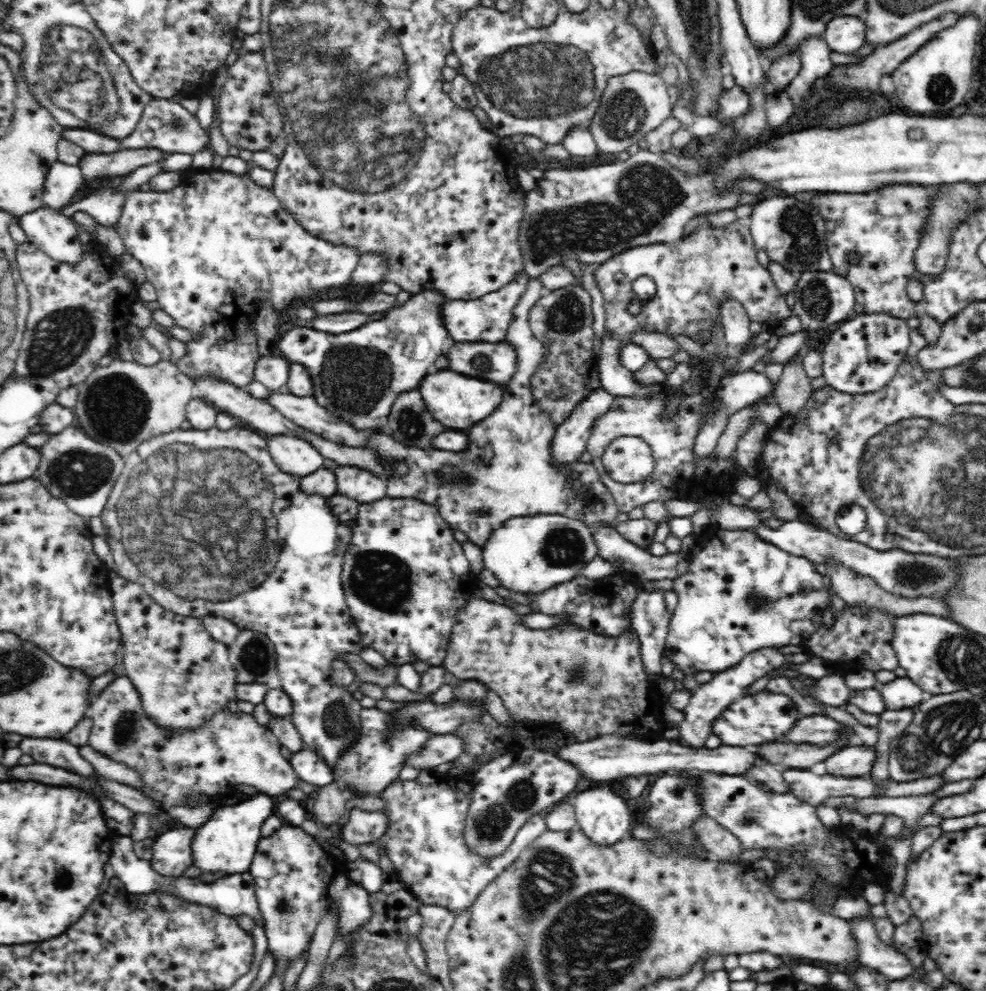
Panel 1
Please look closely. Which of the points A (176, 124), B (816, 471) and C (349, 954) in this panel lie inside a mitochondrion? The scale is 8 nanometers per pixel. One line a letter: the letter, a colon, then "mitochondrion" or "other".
A: mitochondrion
B: other
C: other

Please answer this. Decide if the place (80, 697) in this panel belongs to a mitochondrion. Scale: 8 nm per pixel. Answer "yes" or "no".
no

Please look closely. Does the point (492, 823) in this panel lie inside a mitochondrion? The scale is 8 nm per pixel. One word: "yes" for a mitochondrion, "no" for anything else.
yes

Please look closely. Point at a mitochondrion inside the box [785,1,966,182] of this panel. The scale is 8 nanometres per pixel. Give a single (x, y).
(940, 87)

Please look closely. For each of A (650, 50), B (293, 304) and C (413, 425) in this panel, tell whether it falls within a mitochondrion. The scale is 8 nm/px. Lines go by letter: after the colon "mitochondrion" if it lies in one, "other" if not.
A: other
B: other
C: mitochondrion

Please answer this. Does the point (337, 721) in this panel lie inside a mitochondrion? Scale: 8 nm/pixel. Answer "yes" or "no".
yes

